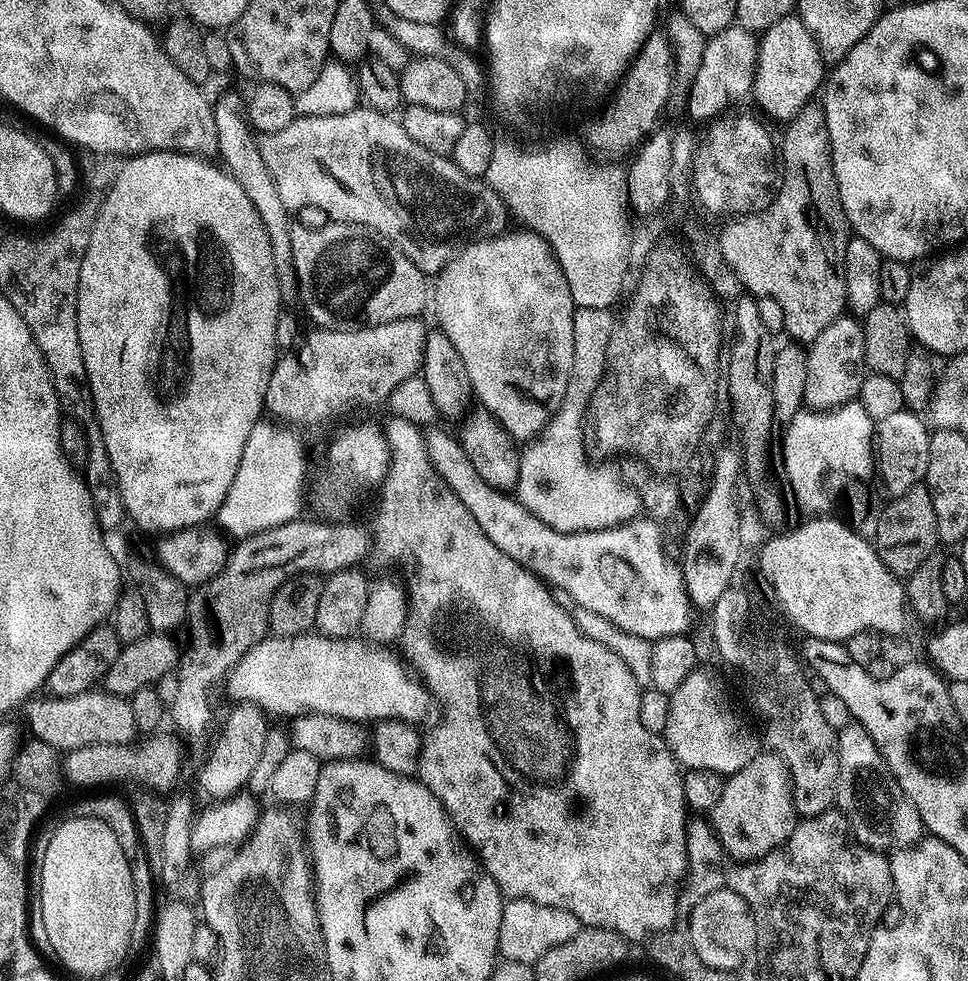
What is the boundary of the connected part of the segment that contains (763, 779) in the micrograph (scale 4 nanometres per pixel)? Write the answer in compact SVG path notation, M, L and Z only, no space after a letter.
M764 750L750 762L746 762L742 770L731 773L724 781L722 798L718 798L718 806L714 806L714 810L710 813L710 823L721 846L737 862L761 860L766 854L785 844L792 831L796 829L798 817L792 797L792 775L784 759L777 752Z

